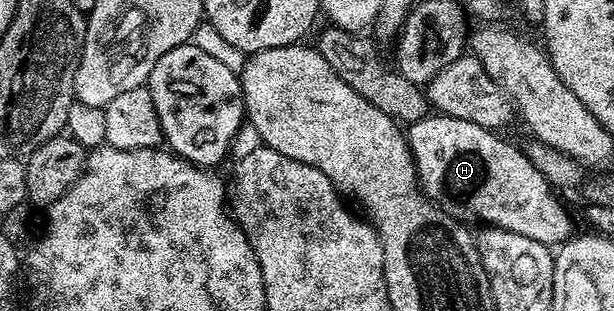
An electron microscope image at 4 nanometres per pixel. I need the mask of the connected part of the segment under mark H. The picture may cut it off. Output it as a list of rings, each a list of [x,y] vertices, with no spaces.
[[[439,112],[409,123],[406,142],[414,157],[414,167],[422,191],[456,219],[471,218],[474,222],[482,222],[478,224],[499,226],[508,232],[520,232],[520,236],[528,236],[528,240],[540,240],[540,244],[551,248],[561,247],[572,237],[570,214],[561,202],[563,199],[550,185],[550,181],[536,172],[536,164],[528,160],[525,149],[521,145],[513,146],[512,143],[505,142],[500,135],[502,134],[470,120],[456,119]]]

